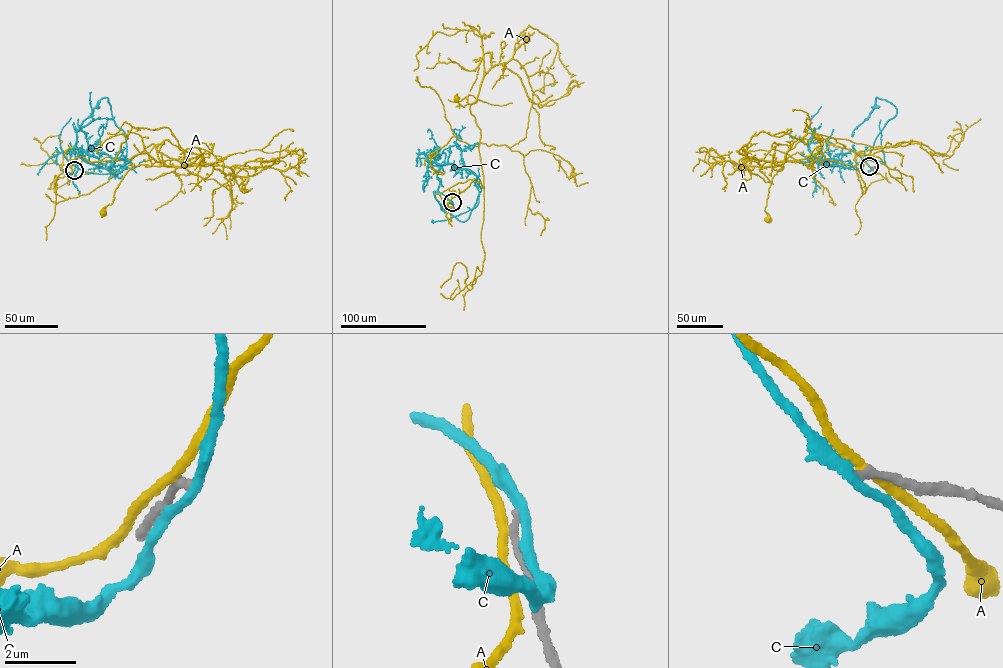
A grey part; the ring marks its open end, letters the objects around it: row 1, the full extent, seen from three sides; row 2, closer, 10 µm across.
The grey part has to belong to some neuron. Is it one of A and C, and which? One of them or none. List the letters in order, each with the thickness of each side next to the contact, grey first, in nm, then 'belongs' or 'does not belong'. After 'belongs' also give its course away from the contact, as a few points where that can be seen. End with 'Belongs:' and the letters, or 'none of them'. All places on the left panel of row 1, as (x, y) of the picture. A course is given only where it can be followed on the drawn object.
A: 260/240 nm | does not belong
C: 240/260 nm | does not belong
Belongs: none of them

